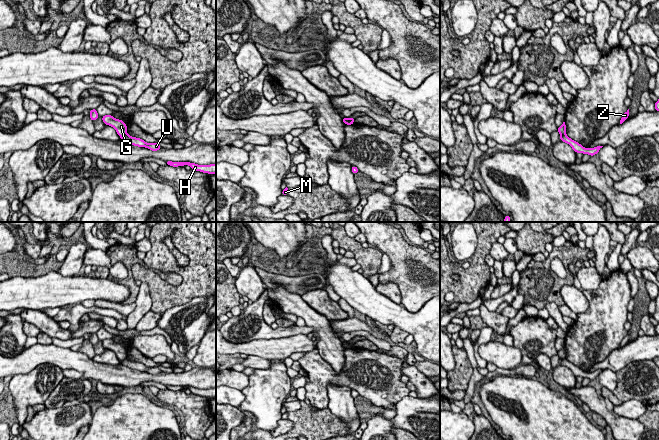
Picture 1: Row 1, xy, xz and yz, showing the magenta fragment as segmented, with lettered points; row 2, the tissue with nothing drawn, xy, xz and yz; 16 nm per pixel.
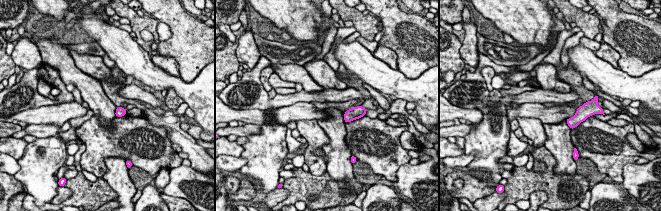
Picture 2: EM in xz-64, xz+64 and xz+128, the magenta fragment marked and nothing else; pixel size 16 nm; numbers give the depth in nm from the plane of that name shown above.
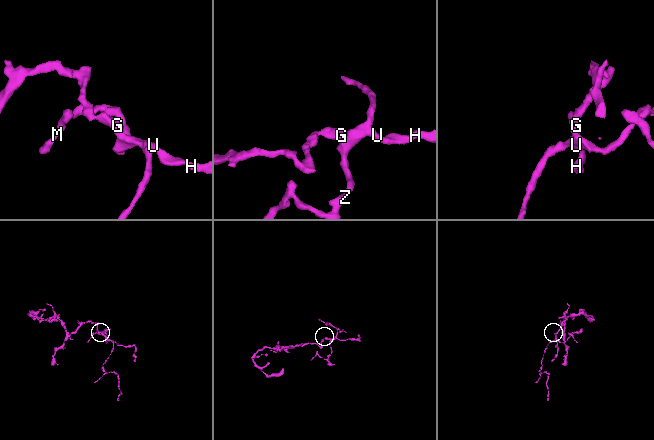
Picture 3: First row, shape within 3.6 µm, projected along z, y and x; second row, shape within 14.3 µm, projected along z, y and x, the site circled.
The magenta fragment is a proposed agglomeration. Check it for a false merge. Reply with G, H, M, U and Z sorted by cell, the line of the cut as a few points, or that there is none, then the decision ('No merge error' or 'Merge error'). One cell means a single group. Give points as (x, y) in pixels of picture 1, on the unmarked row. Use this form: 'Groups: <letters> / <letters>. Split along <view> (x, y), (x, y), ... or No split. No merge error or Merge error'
Groups: G / H M U Z. Split along xy (127, 358), (121, 361). Merge error

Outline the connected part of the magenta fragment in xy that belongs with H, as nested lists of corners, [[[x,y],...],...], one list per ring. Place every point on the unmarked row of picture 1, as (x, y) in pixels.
[[[166,385],[167,389],[178,391],[178,390],[185,390],[189,389],[192,394],[200,395],[203,397],[208,398],[216,398],[216,388],[210,388],[210,389],[198,389],[191,386],[172,386],[172,385]]]

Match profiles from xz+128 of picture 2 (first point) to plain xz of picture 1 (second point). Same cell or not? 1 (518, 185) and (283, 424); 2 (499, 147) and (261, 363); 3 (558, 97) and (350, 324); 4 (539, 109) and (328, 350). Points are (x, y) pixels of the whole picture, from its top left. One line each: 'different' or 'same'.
1: different
2: different
3: same
4: different

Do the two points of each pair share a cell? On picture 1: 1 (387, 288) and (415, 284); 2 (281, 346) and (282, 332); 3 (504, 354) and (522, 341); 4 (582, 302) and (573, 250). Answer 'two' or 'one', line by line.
1: two
2: two
3: two
4: two

